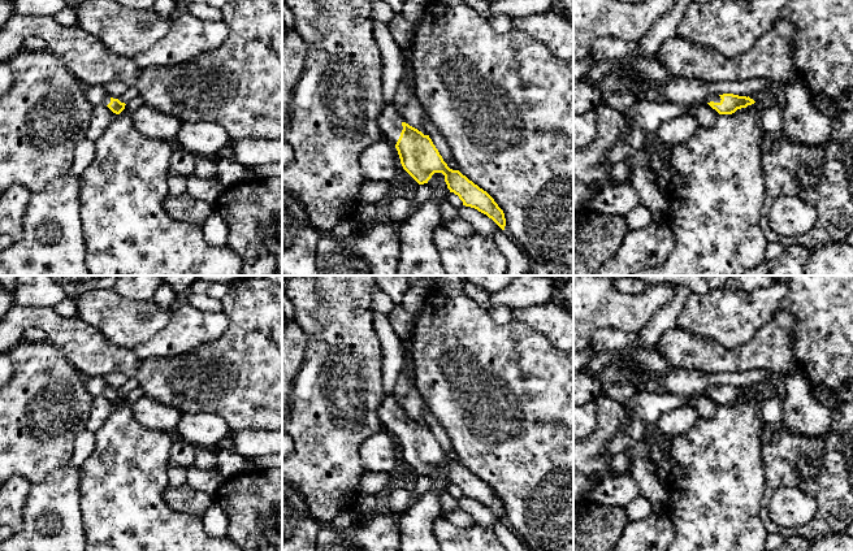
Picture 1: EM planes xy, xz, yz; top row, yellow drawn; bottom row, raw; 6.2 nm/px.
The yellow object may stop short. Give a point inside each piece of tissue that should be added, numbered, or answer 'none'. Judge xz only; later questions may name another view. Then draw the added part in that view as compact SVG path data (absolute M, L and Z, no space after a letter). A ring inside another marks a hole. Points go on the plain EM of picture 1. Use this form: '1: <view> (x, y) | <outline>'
1: xz (389, 411) | M384 392L377 415L384 425L384 429L390 431L394 437L397 435L403 421L402 413L403 409L398 402L393 396Z

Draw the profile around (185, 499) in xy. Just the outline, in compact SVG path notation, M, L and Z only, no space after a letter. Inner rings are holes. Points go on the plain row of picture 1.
M187 483L174 487L169 486L164 493L165 503L181 513L203 516L215 498L200 490L190 487Z

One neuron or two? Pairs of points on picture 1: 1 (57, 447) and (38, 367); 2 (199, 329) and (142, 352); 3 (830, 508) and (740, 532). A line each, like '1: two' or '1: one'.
1: one
2: one
3: two

